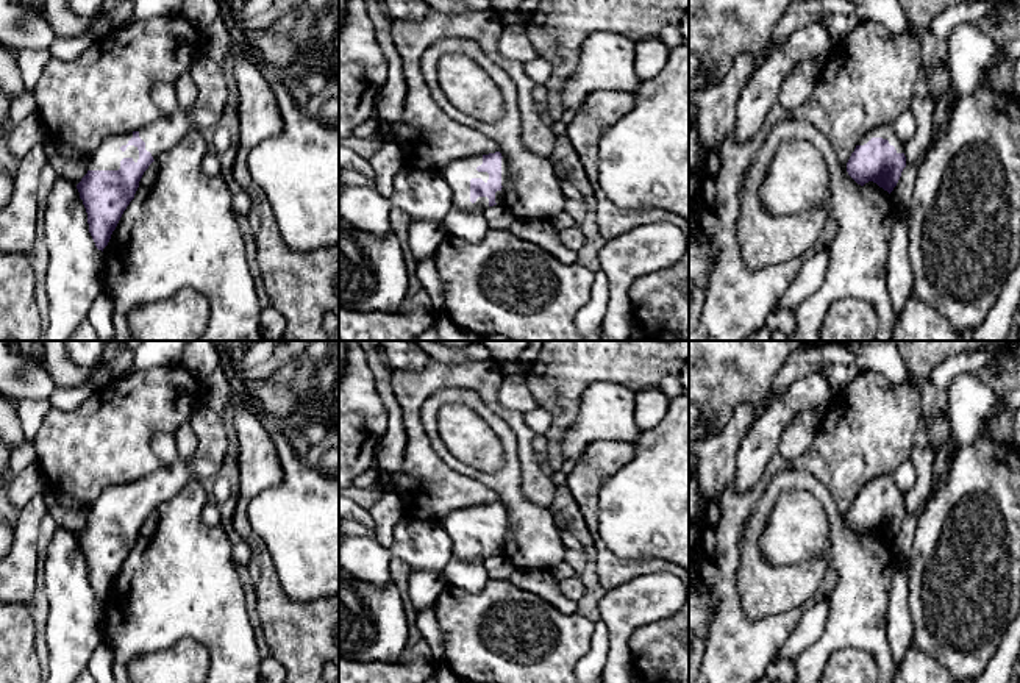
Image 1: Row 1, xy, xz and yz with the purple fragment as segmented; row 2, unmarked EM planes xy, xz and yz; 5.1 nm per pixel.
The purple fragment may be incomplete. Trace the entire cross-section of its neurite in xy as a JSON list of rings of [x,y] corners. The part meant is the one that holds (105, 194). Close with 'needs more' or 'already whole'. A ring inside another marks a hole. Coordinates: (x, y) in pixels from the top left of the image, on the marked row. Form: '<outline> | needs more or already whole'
[[[189,73],[173,81],[177,111],[139,131],[105,139],[89,155],[87,173],[77,184],[87,213],[89,233],[103,252],[123,211],[134,198],[148,166],[192,131],[189,111],[197,100],[197,84]]] | needs more

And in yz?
[[[892,123],[865,133],[847,163],[847,172],[858,184],[873,181],[889,194],[904,167],[904,141],[897,136]]] | needs more

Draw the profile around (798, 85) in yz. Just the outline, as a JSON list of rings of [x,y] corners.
[[[815,59],[800,61],[792,72],[783,80],[778,103],[792,111],[800,108],[814,92],[814,86],[818,81],[820,66]]]

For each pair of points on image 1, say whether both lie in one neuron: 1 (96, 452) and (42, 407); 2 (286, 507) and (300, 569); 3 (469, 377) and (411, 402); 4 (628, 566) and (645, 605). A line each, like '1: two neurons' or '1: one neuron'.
1: two neurons
2: one neuron
3: one neuron
4: two neurons

